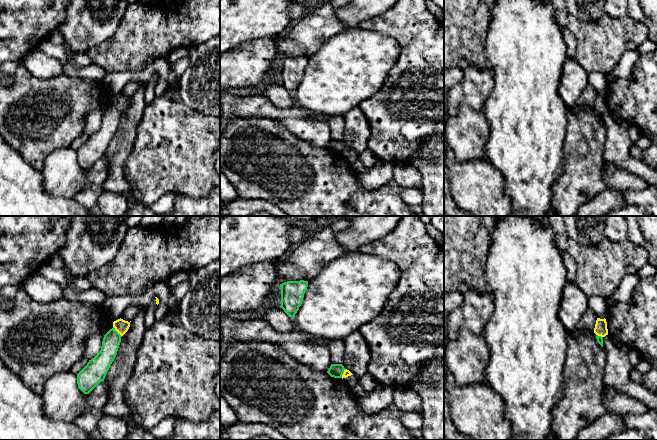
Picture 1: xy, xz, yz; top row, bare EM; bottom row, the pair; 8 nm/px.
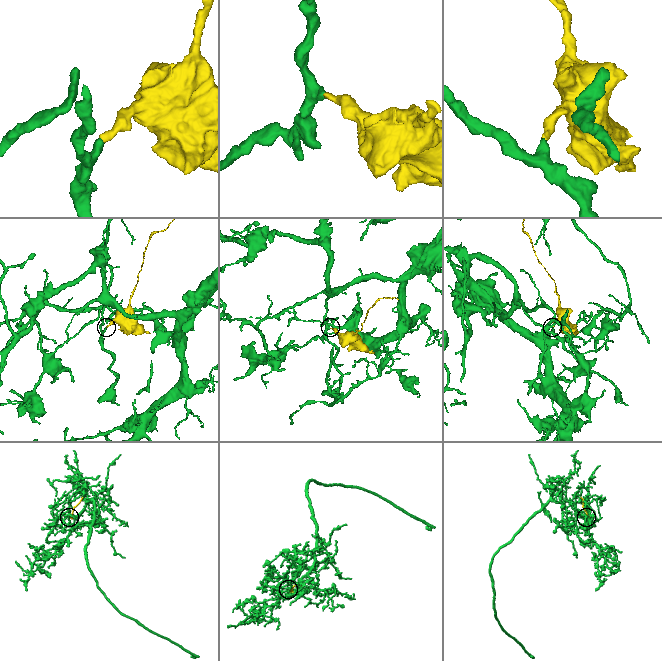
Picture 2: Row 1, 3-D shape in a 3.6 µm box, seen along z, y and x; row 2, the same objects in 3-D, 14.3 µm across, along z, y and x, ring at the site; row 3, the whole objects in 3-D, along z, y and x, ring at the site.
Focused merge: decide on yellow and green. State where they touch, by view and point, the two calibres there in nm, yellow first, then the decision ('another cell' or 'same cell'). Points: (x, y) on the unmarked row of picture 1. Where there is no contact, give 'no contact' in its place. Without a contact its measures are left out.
xy (116, 106) | 110/140 nm | another cell

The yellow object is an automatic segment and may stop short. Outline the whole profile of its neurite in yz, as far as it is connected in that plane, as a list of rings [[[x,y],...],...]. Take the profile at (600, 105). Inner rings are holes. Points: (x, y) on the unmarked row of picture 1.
[[[597,94],[594,109],[601,113],[605,113],[606,111],[608,111],[607,98],[605,94]]]

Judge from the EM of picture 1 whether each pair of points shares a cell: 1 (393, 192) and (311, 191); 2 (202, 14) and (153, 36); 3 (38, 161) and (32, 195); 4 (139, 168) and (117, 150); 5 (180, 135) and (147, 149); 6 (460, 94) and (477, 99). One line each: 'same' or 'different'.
1: same
2: same
3: different
4: different
5: same
6: same

